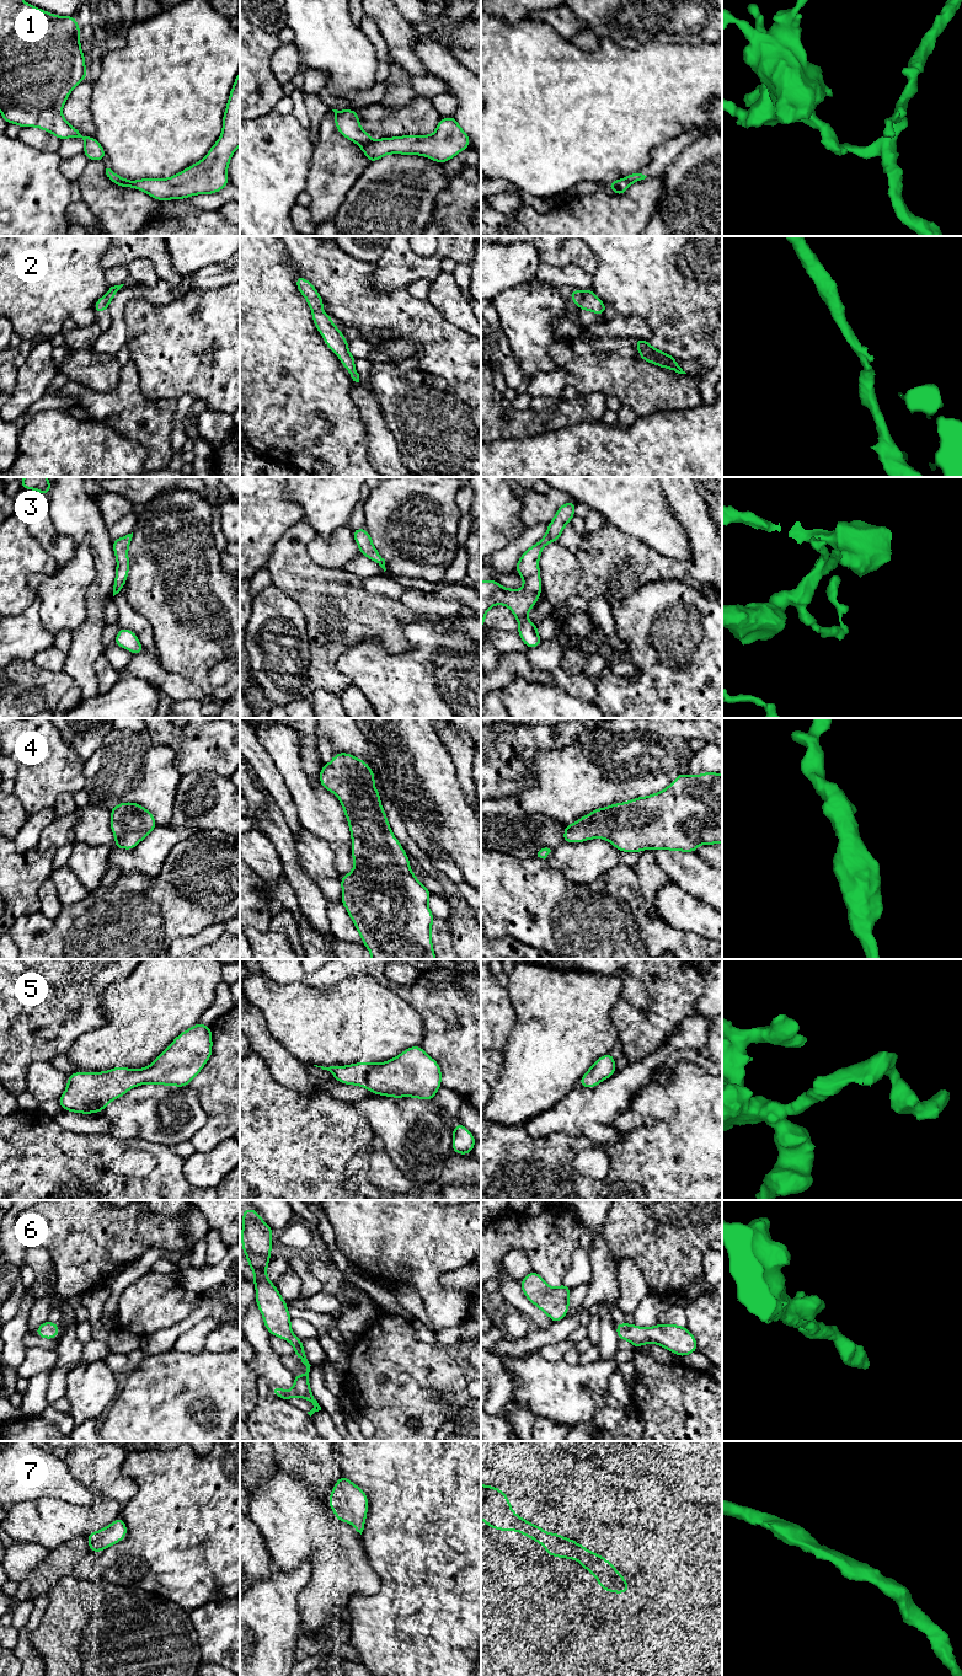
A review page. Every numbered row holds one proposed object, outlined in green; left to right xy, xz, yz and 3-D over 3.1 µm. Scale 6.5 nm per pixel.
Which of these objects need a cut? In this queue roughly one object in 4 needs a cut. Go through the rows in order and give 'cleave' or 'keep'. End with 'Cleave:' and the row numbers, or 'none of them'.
1: cleave
2: keep
3: keep
4: keep
5: keep
6: keep
7: keep
Cleave: 1

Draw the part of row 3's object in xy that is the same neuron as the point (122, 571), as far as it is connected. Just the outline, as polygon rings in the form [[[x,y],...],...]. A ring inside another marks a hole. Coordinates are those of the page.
[[[133,532],[112,541],[113,552],[117,558],[113,596],[123,589],[129,573],[128,547],[132,541],[132,537],[133,537]]]

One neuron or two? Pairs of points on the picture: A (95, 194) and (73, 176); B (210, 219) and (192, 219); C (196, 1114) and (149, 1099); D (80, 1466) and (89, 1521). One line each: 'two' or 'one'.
A: two
B: one
C: one
D: two

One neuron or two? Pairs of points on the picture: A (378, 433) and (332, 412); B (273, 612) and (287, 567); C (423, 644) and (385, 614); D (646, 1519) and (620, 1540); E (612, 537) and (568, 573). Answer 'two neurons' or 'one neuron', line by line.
A: two neurons
B: two neurons
C: two neurons
D: two neurons
E: two neurons

